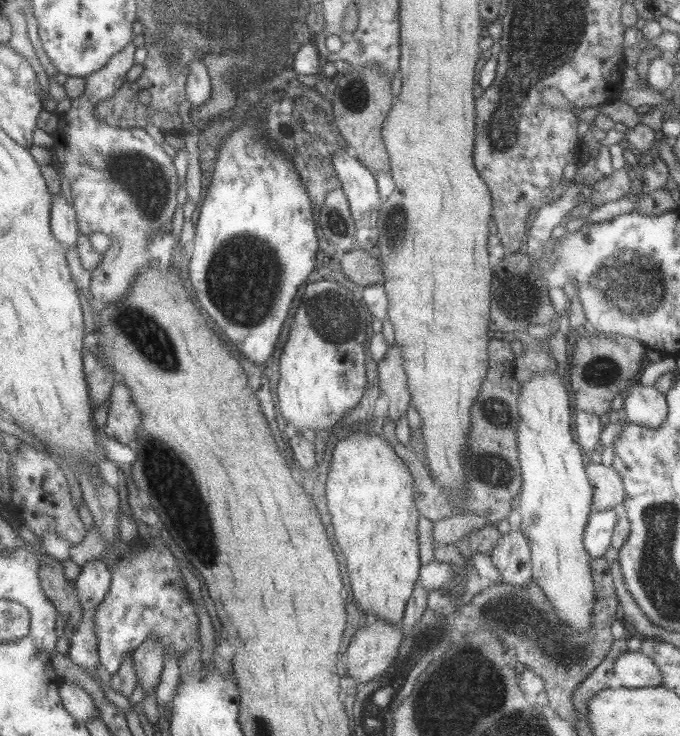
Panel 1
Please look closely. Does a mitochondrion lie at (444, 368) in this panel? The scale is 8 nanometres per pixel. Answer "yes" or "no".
no

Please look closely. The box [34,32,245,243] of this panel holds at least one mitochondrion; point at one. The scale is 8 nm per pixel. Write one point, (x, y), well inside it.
(134, 171)

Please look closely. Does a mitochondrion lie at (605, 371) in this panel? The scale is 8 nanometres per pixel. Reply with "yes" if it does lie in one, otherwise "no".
yes

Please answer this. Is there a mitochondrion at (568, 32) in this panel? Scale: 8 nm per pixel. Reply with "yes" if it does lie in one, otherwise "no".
yes

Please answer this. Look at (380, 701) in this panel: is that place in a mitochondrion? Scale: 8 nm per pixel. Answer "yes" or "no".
yes

